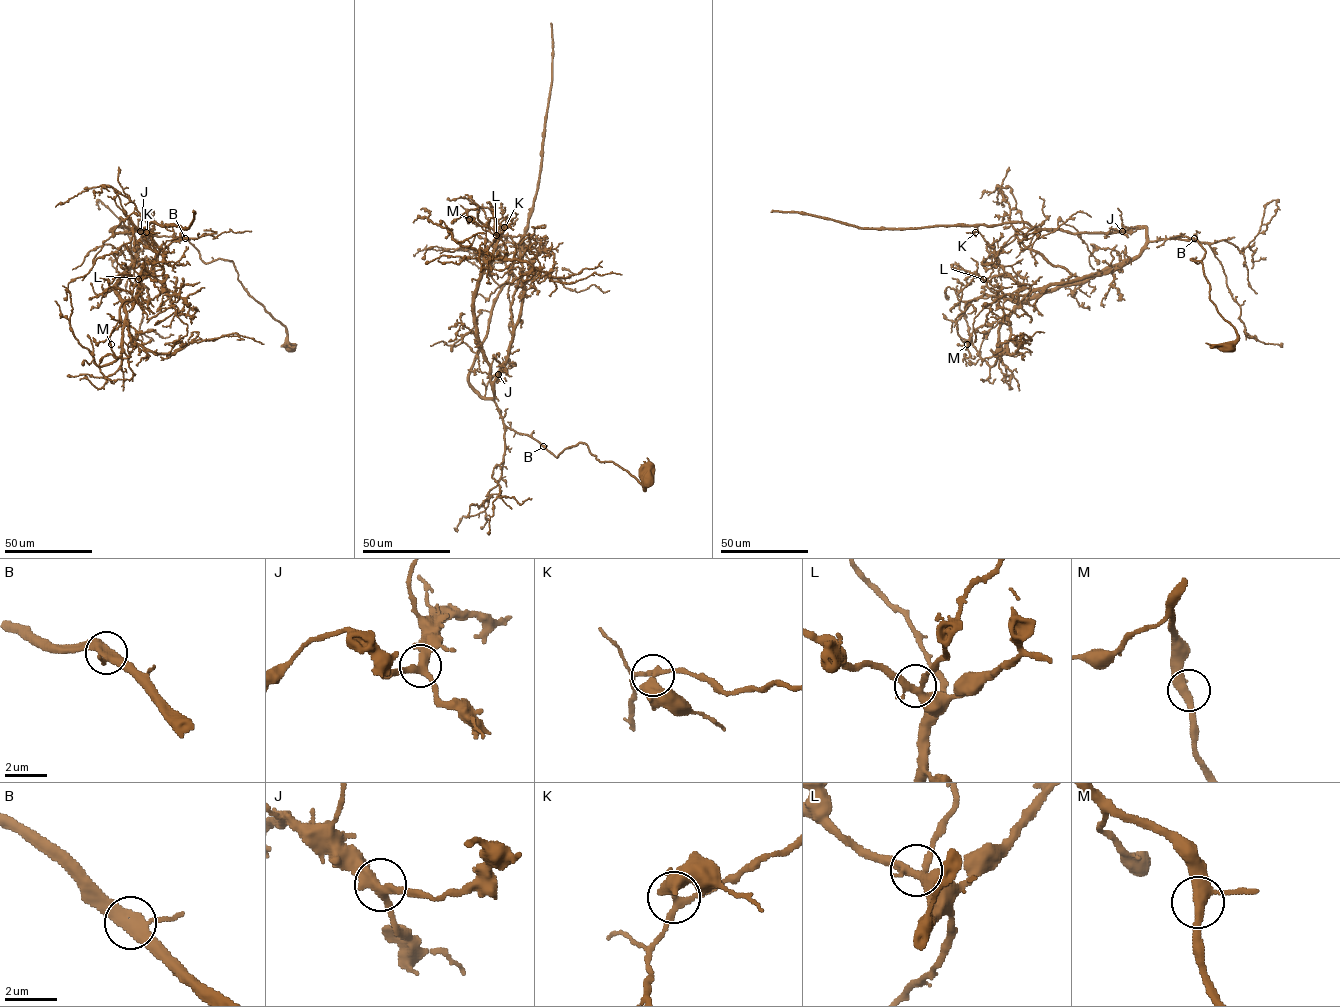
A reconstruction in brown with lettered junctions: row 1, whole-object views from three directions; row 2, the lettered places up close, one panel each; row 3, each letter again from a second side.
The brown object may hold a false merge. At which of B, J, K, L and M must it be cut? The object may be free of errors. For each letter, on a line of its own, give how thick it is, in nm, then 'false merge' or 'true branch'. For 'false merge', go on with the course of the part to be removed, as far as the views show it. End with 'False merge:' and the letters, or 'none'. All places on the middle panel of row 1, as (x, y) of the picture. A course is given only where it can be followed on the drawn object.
B: 340 nm | true branch
J: 340 nm | true branch
K: 320 nm | true branch
L: 320 nm | true branch
M: 360 nm | true branch
False merge: none

